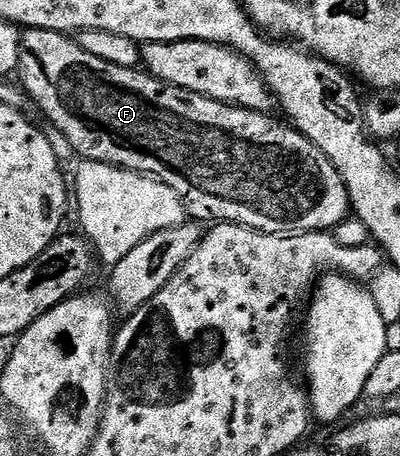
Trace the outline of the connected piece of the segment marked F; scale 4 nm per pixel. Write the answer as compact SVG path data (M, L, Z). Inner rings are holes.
M24 29L20 39L20 68L18 70L18 81L22 86L27 100L32 101L38 108L44 112L44 117L49 126L57 128L66 135L70 141L70 147L73 148L75 156L85 161L97 161L113 165L119 169L129 169L131 173L143 173L147 176L156 178L166 187L170 187L175 193L180 194L184 201L184 207L187 216L193 222L205 223L231 223L233 225L245 225L251 229L257 229L263 233L323 233L325 231L335 230L338 223L342 223L350 216L350 202L348 192L342 183L342 175L322 155L306 135L302 135L297 129L292 128L291 124L283 120L275 121L275 116L243 109L237 105L227 105L221 101L210 99L206 95L198 95L194 91L186 91L182 87L167 85L166 82L158 80L147 71L141 71L139 68L127 69L118 67L114 63L106 63L106 59L98 59L94 55L89 55L87 51L82 51L79 40L71 36L46 31L45 29Z

